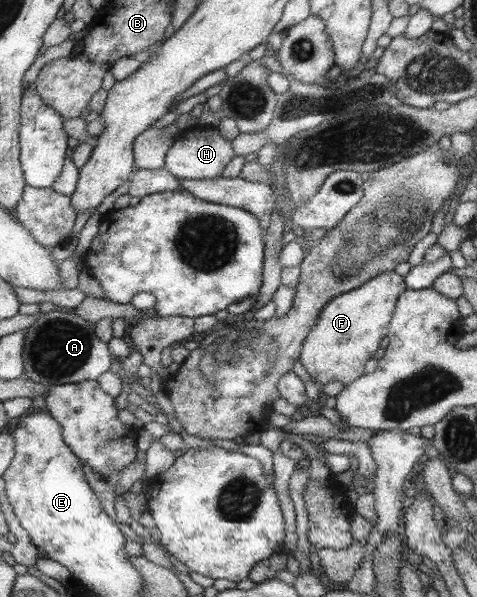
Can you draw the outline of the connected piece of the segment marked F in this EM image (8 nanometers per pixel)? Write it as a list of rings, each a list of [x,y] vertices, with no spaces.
[[[386,272],[364,285],[335,297],[321,311],[320,319],[310,330],[299,360],[318,386],[338,382],[346,388],[366,375],[366,365],[380,349],[380,341],[388,335],[397,301],[408,286],[405,277]]]

